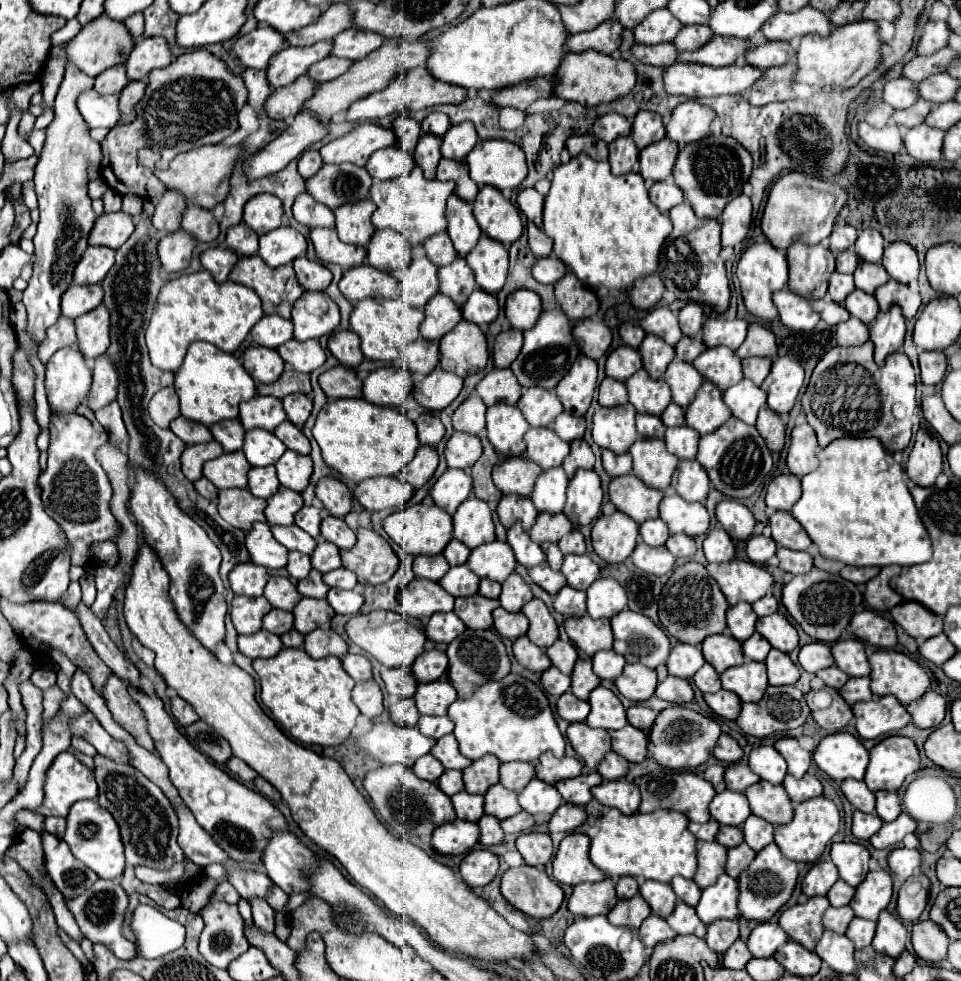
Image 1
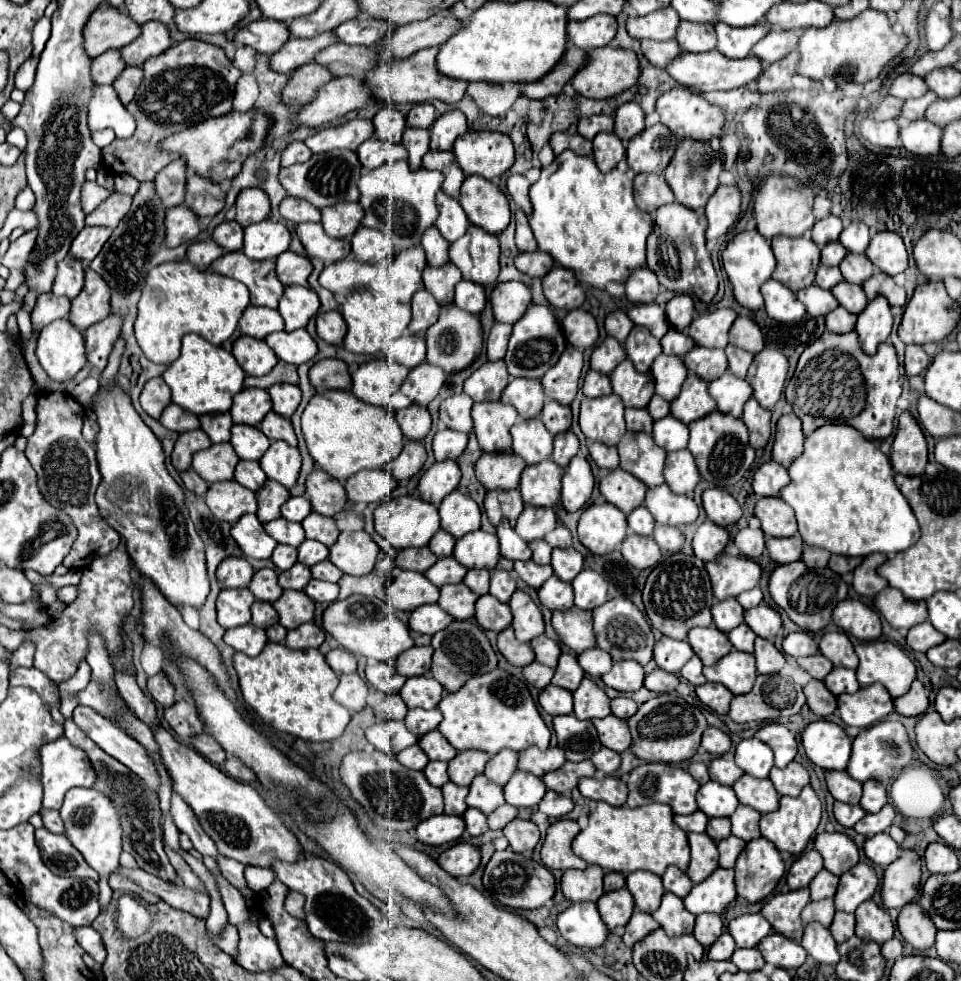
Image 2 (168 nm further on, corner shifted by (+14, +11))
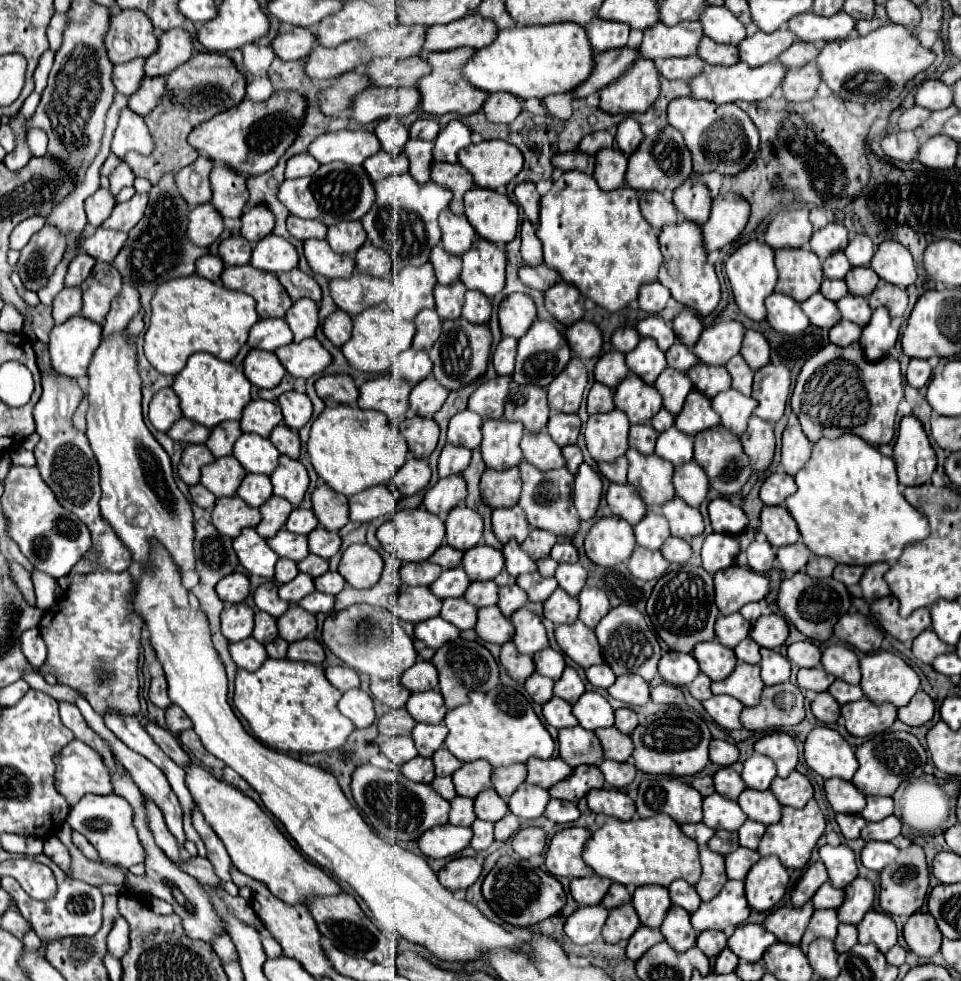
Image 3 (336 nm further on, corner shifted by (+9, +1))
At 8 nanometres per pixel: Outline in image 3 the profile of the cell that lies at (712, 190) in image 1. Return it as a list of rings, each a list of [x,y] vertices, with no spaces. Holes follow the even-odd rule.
[[[695,173],[673,193],[673,205],[677,211],[687,219],[697,225],[703,225],[709,219],[711,211],[711,197],[709,189],[695,181]]]

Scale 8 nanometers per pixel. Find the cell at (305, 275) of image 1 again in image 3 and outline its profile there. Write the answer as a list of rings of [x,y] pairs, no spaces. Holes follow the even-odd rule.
[[[293,269],[293,271],[281,273],[279,281],[285,287],[285,291],[289,293],[291,301],[297,301],[301,297],[309,297],[315,303],[321,301],[321,287],[315,283],[315,279],[311,275],[303,273],[301,269]]]

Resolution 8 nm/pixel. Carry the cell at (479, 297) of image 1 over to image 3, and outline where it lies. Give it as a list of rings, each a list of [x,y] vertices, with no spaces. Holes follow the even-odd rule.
[[[467,291],[465,305],[463,305],[463,317],[469,323],[487,323],[491,317],[491,303],[481,291]]]

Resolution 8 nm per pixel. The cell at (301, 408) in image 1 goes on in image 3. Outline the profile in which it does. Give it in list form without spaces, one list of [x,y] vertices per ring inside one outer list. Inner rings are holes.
[[[287,391],[285,395],[281,395],[277,399],[279,407],[283,409],[283,417],[285,417],[285,425],[291,427],[293,431],[301,429],[313,413],[313,405],[309,401],[309,397],[305,393],[297,393],[297,391]]]

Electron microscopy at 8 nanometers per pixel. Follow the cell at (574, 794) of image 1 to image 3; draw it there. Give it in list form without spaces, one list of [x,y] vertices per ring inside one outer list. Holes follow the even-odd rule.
[[[581,765],[577,767],[567,779],[559,781],[549,789],[549,795],[555,799],[565,799],[565,801],[577,801],[585,797],[591,789],[601,789],[605,783],[599,767],[595,765]]]

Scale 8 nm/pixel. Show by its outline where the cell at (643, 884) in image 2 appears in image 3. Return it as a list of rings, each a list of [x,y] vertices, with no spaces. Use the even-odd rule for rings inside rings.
[[[643,885],[633,893],[633,907],[641,919],[641,925],[659,929],[669,907],[669,891],[659,885]]]

